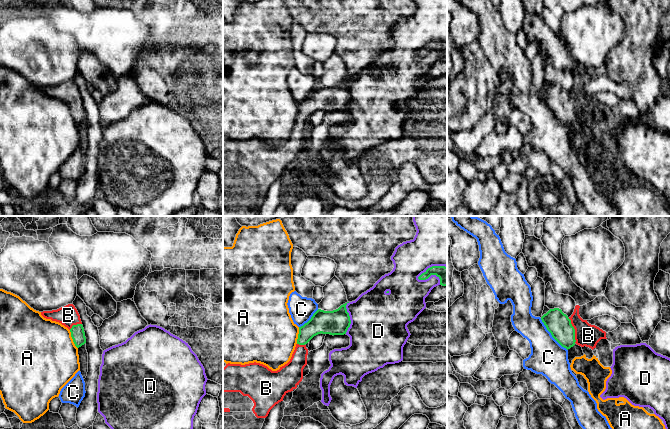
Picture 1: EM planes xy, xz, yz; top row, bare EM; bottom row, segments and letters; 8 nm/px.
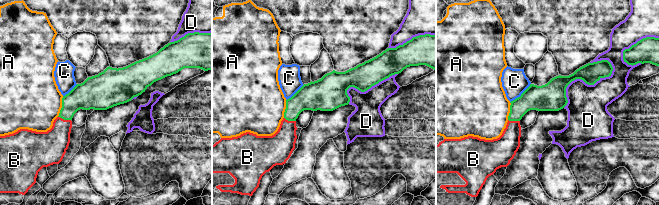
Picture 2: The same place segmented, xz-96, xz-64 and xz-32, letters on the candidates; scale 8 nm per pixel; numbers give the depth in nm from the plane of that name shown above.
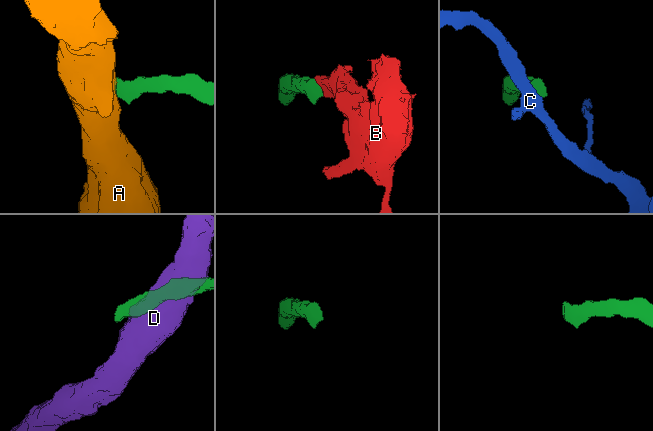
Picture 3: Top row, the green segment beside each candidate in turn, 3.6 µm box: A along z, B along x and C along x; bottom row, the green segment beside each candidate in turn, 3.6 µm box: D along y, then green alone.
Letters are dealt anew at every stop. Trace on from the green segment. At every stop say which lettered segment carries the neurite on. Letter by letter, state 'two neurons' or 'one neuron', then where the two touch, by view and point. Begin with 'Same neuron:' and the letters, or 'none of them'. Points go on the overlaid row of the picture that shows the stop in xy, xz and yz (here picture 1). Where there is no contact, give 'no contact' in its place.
Same neuron: B
A: two neurons; meets green in xy at (72, 338)
B: one neuron; meets green in yz at (574, 330)
C: two neurons; meets green in yz at (551, 334)
D: two neurons; meets green in xz at (349, 318)

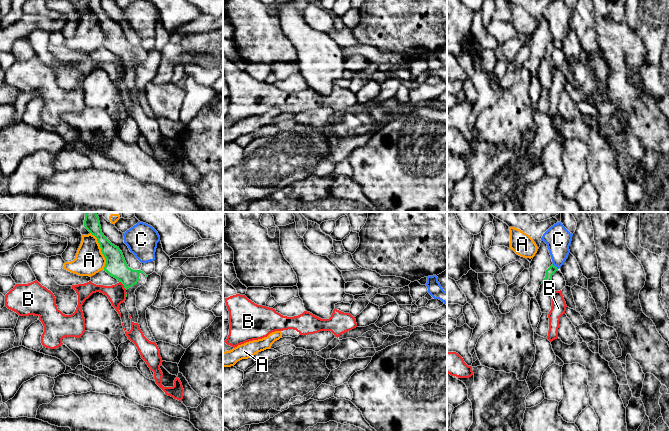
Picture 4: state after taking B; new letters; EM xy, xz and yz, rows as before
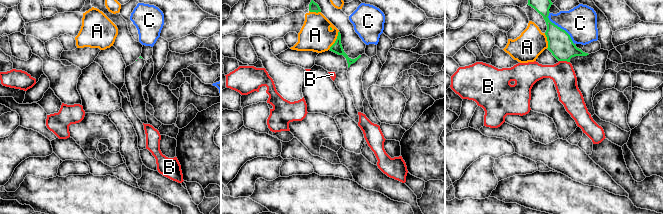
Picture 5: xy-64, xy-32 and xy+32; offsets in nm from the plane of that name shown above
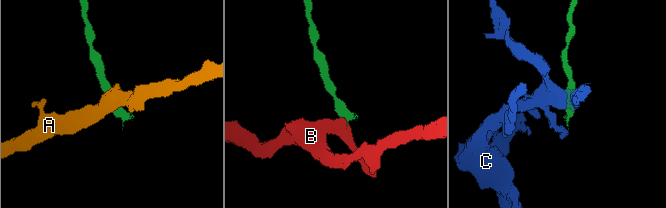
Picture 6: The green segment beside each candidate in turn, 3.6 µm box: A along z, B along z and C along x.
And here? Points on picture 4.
Same neuron: none of them
A: two neurons; meets green in xy at (101, 251)
B: two neurons; meets green in xy at (123, 284)
C: two neurons; meets green in yz at (555, 266)

